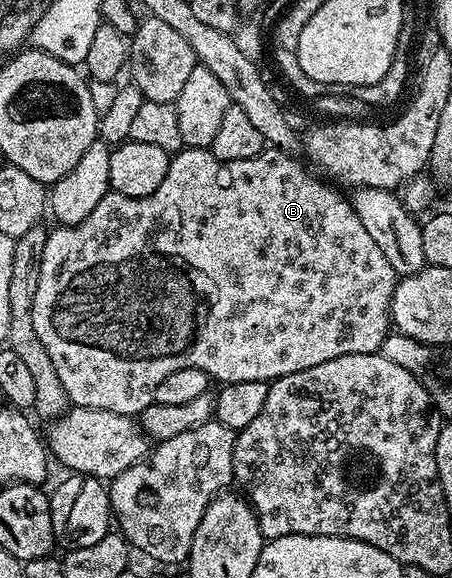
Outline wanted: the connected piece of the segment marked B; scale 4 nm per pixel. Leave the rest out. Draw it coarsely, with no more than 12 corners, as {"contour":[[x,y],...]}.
{"contour":[[282,149],[50,231],[71,406],[382,351],[397,281]]}

